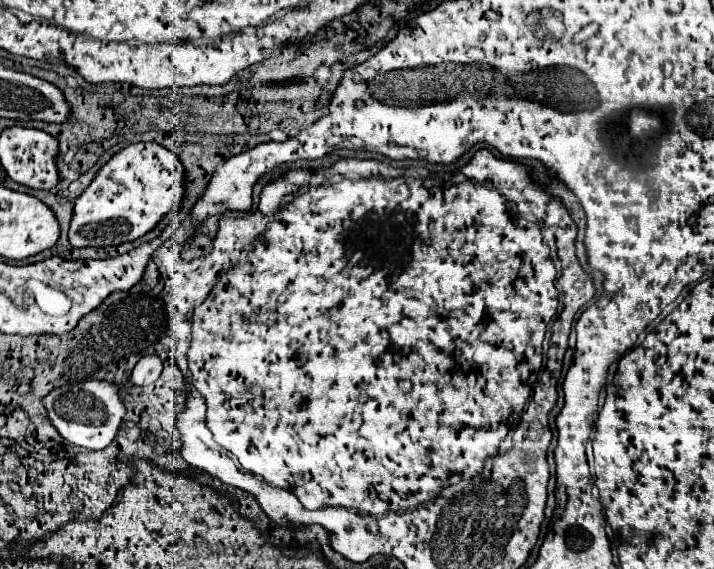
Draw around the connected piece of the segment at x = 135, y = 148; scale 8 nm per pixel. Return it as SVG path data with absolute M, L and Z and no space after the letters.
M132 143L112 155L92 183L74 201L68 229L72 247L106 247L146 235L166 215L176 213L184 197L184 167L180 157L156 143Z

